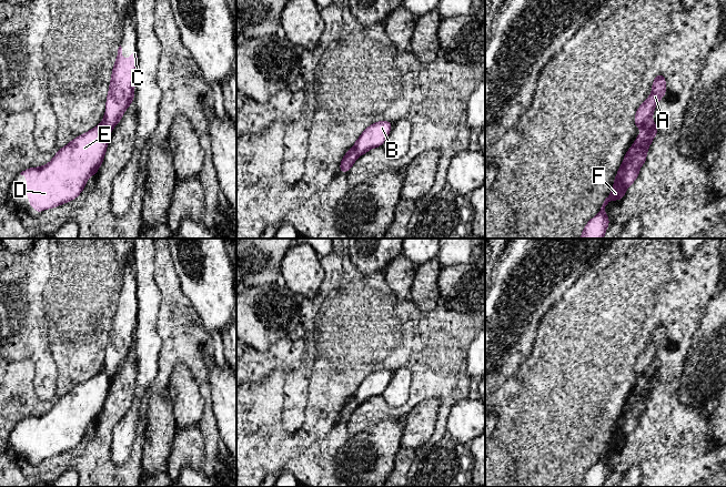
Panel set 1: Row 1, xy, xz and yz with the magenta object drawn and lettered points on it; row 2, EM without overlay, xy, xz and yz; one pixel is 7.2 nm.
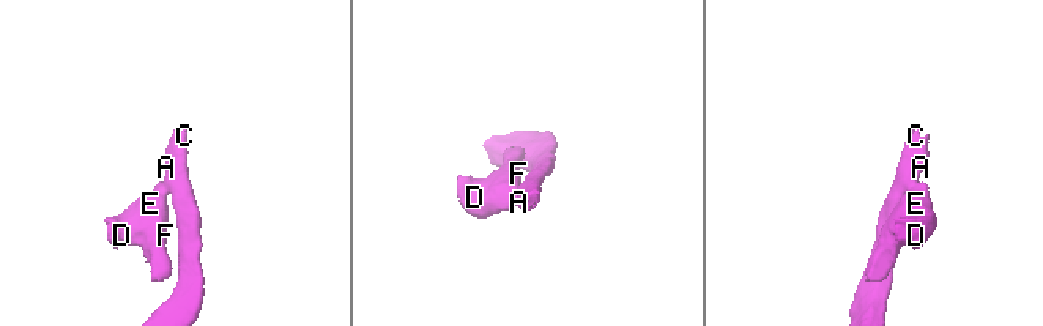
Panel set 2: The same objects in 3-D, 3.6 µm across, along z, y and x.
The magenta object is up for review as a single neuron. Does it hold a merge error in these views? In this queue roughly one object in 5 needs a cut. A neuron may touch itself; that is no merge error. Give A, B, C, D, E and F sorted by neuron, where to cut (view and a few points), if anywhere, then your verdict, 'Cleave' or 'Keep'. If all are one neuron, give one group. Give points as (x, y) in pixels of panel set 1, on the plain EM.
Groups: A B C / D E F. Split along yz (653, 369), (643, 377). Cleave

